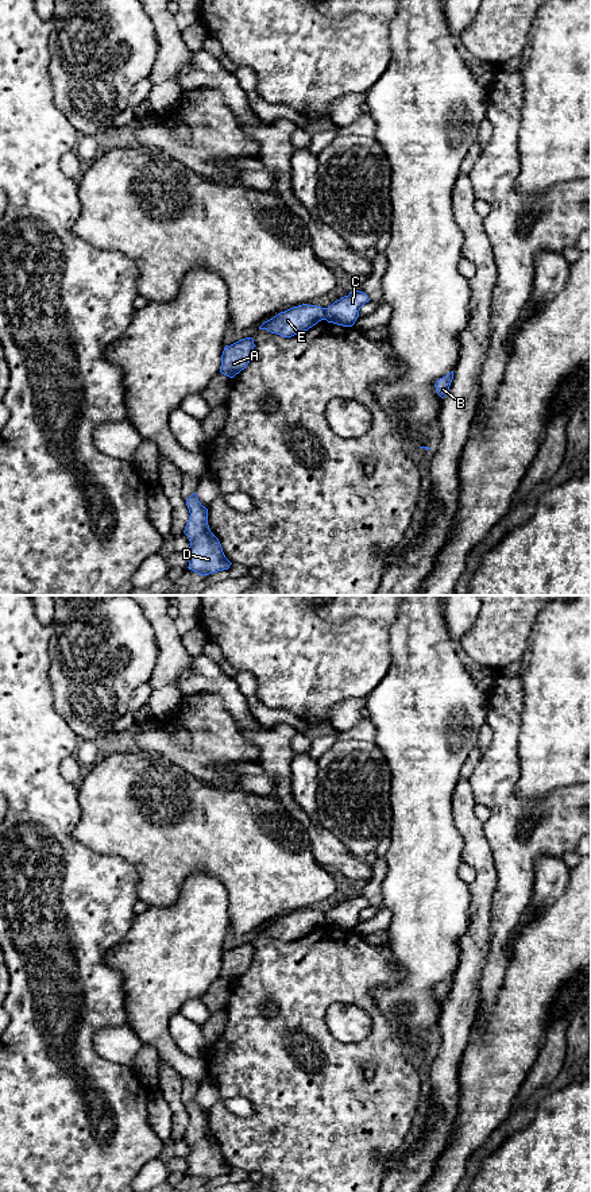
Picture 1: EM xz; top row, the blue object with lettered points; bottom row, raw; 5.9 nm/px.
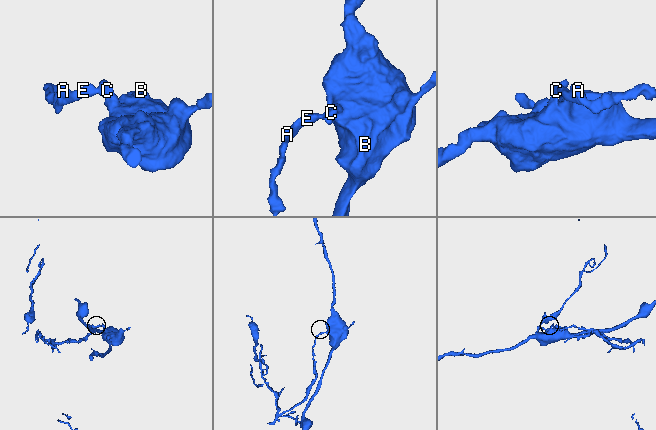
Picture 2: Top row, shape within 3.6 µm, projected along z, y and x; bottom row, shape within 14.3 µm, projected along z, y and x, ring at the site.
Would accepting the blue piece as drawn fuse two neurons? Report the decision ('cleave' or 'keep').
cleave

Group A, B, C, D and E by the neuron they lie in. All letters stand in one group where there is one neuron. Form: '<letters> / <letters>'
A D E / B C

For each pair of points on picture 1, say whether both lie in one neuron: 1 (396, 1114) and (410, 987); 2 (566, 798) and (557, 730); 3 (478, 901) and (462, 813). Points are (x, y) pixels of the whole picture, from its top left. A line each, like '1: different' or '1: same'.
1: different
2: different
3: same

